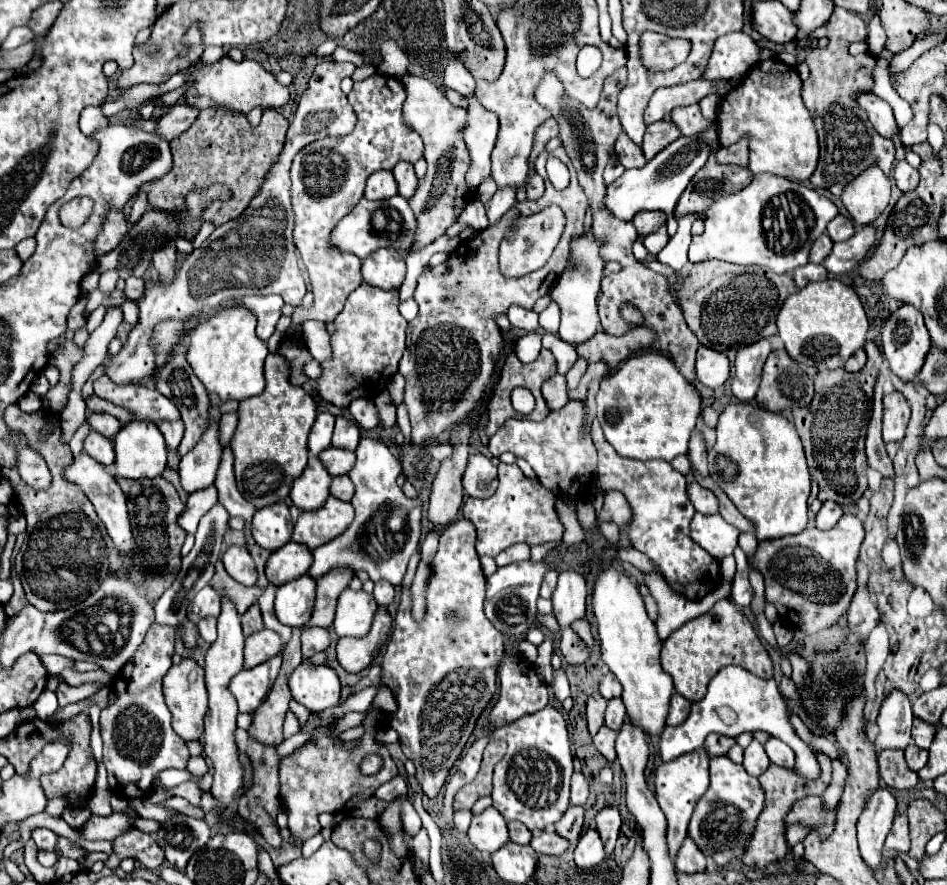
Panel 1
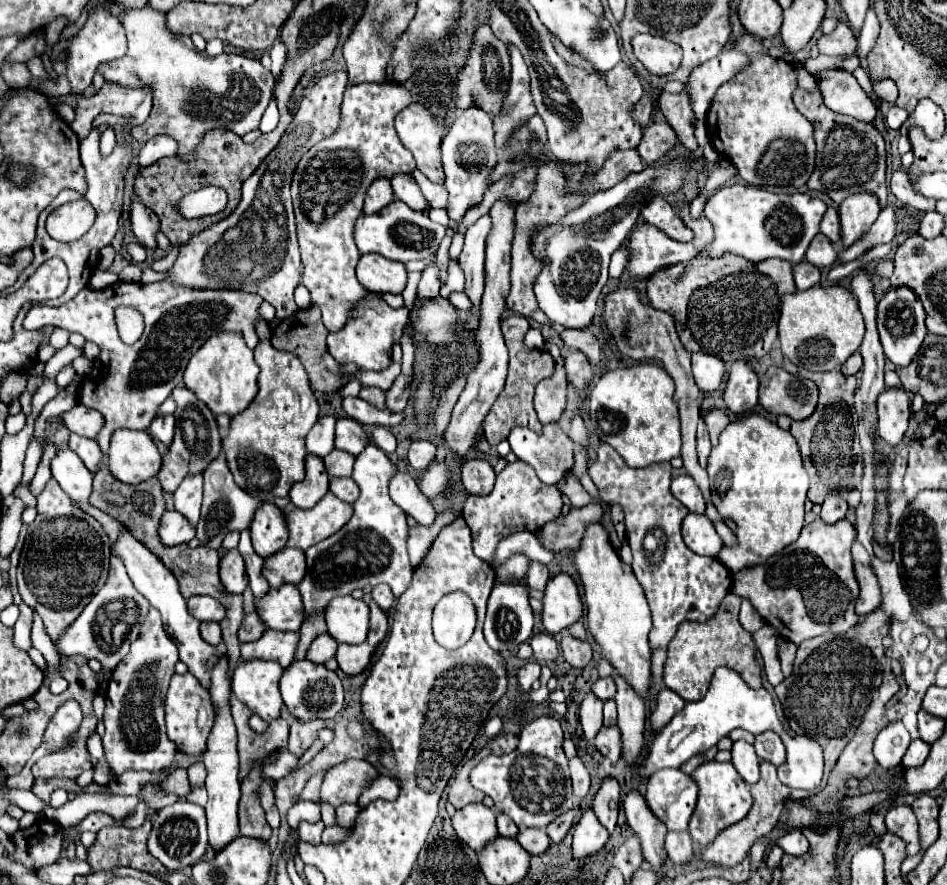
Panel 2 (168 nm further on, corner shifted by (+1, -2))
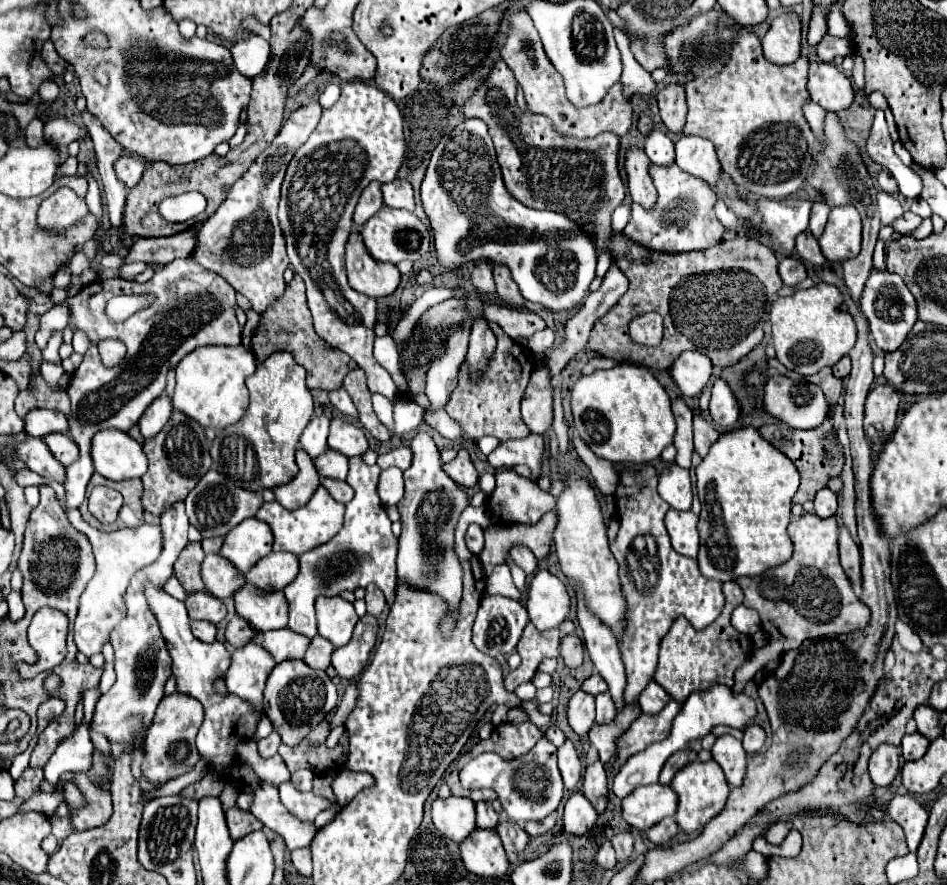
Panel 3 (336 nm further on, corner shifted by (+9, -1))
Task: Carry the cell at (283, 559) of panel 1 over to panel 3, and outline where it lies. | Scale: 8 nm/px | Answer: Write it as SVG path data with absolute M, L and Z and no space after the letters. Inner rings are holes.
M270 553L248 573L246 581L262 591L280 591L298 575L298 557L290 553Z

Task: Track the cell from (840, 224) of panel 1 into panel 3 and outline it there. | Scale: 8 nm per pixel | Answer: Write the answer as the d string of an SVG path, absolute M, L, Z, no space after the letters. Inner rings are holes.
M814 203L812 205L812 213L810 213L810 233L818 239L824 231L824 225L826 225L826 219L828 219L828 213L830 213L830 207L826 203Z

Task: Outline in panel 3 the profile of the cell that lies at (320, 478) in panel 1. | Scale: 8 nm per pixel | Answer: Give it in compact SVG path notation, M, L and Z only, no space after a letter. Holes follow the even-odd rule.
M304 449L296 451L296 465L300 469L298 475L288 485L280 485L280 487L272 489L276 495L276 501L284 509L300 509L302 505L306 505L310 501L310 497L314 495L314 491L320 485L314 461L310 459L310 455L306 455Z

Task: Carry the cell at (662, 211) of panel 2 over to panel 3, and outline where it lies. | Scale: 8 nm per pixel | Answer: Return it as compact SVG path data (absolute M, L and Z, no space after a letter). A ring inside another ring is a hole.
M632 145L626 149L626 159L624 159L624 169L628 175L628 191L632 195L634 203L640 203L642 207L650 209L656 205L656 187L652 185L650 173L650 159L646 157L644 149Z

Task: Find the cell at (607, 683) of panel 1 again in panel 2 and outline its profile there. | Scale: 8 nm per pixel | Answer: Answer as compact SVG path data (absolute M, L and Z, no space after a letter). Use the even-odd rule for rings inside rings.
M612 676L600 678L598 682L594 682L592 692L594 692L600 700L612 700L612 698L616 696L616 684L614 684L614 678L612 678Z

